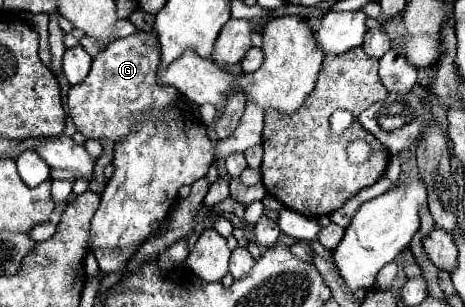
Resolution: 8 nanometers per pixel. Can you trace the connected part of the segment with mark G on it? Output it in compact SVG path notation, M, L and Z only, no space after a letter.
M135 33L125 39L115 39L101 51L91 65L87 79L69 89L67 105L71 119L89 139L123 139L143 115L159 111L177 99L177 89L157 83L159 51L155 47L155 33Z

